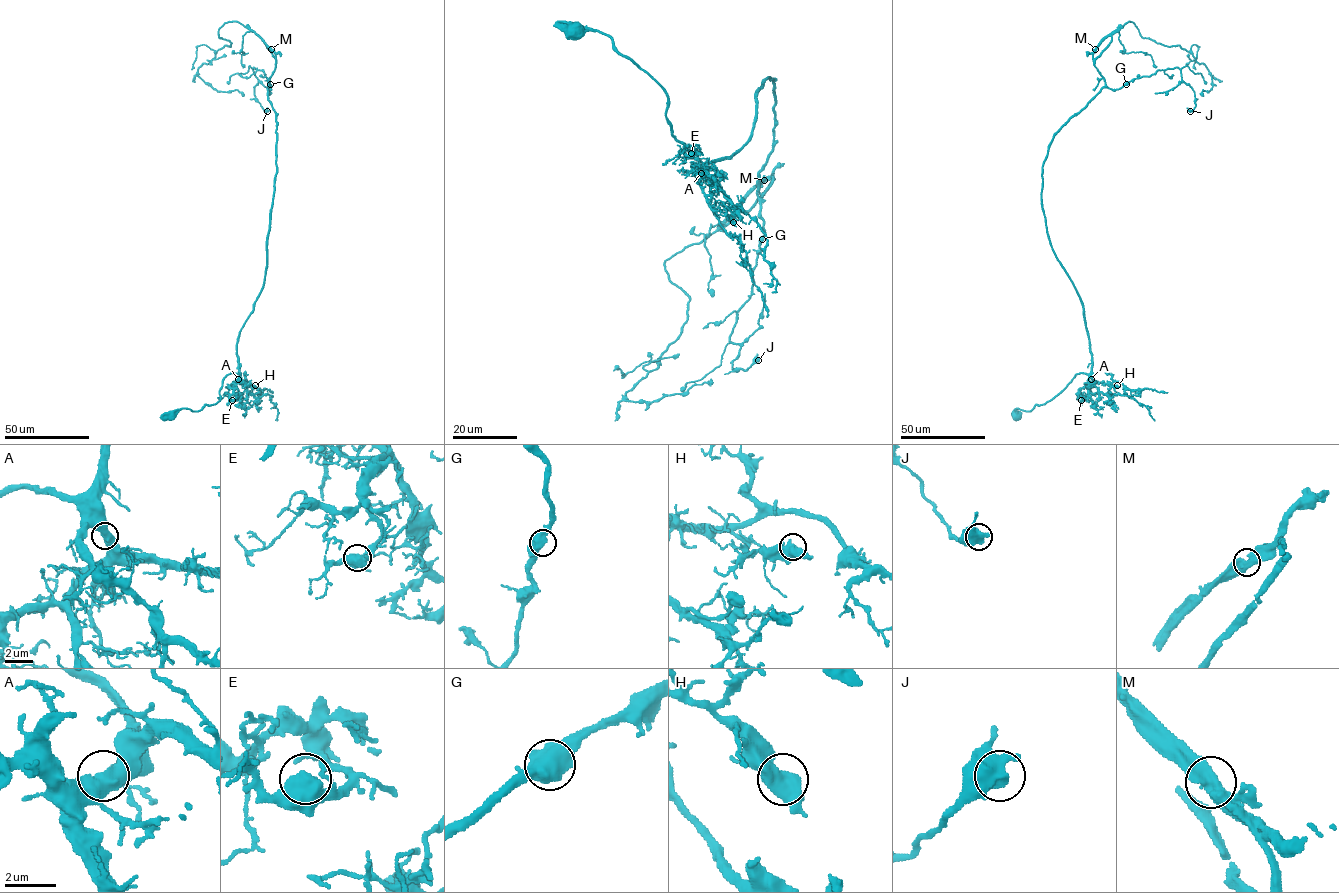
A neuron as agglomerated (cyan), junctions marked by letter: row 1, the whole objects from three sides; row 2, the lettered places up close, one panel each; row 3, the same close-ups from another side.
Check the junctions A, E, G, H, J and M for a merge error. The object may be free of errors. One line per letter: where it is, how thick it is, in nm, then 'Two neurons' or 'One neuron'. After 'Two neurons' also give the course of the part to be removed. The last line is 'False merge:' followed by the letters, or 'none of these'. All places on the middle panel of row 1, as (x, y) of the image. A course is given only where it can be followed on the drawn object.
A: Place: (701, 173). Thickness 550 nm. One neuron
E: Place: (691, 153). Thickness 600 nm. One neuron
G: Place: (762, 239). Thickness 600 nm. One neuron
H: Place: (733, 222). Thickness 600 nm. One neuron
J: Place: (758, 360). Thickness 600 nm. One neuron
M: Place: (764, 180). Thickness 600 nm. Two neurons. Course of the part to remove: (764, 180), (745, 196), (740, 208), (742, 210), (750, 208), (775, 179)
False merge: M

